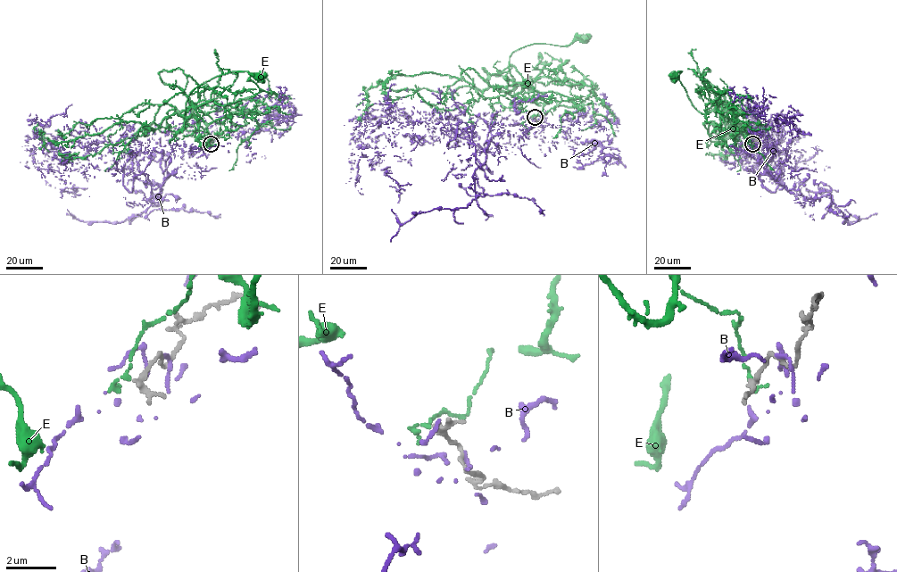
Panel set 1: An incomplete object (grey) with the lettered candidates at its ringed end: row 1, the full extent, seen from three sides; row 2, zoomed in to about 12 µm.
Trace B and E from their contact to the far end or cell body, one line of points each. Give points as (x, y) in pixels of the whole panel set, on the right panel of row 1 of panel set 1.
B: (755, 141), (745, 153), (755, 144), (780, 185), (767, 136), (770, 157), (800, 152), (801, 187), (838, 189)
E: (752, 142), (729, 119), (725, 123), (718, 108), (706, 114), (697, 110), (679, 80), (680, 70), (674, 77)

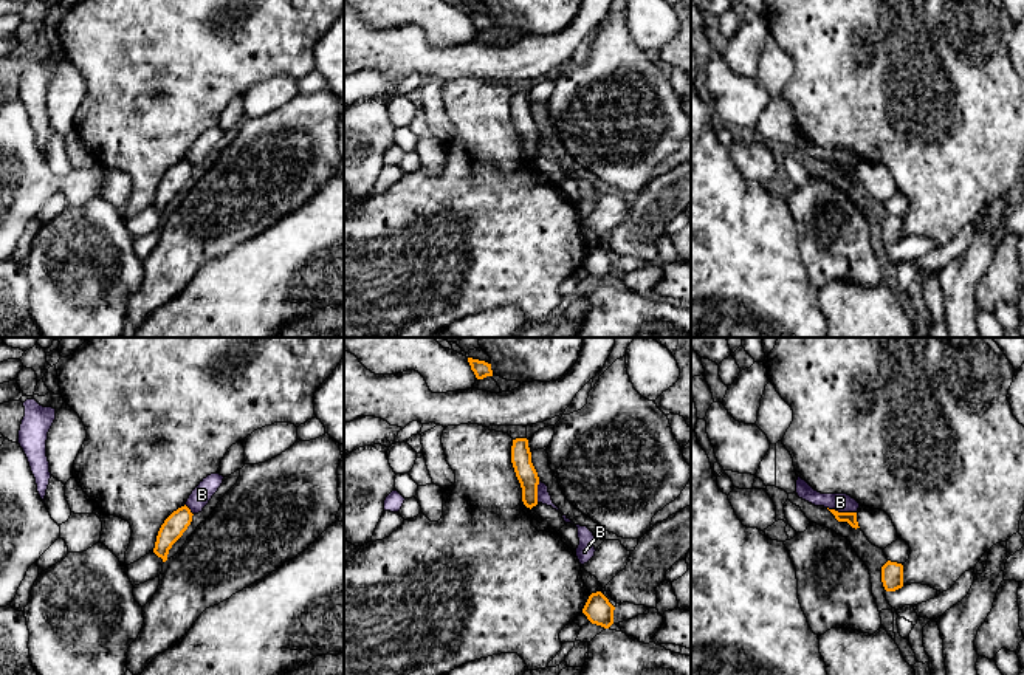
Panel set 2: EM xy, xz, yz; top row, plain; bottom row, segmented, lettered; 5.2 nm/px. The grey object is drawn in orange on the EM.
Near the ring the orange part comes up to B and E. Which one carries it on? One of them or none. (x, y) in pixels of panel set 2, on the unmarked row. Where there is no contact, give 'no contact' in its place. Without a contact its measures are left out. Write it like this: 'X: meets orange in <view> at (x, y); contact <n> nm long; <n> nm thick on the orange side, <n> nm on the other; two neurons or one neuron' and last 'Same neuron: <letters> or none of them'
B: meets orange in yz at (841, 166); contact 160 nm long; 60 nm thick on the orange side, 100 nm on the other; two neurons
E: no contact; two neurons
Same neuron: none of them

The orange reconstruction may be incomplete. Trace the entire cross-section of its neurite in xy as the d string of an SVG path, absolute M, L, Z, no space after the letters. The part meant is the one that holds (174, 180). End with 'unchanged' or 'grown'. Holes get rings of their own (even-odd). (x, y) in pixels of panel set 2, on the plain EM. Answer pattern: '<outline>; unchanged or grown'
M184 158L174 164L161 178L153 206L161 211L163 215L167 214L169 203L191 178L192 169L191 163Z; unchanged

